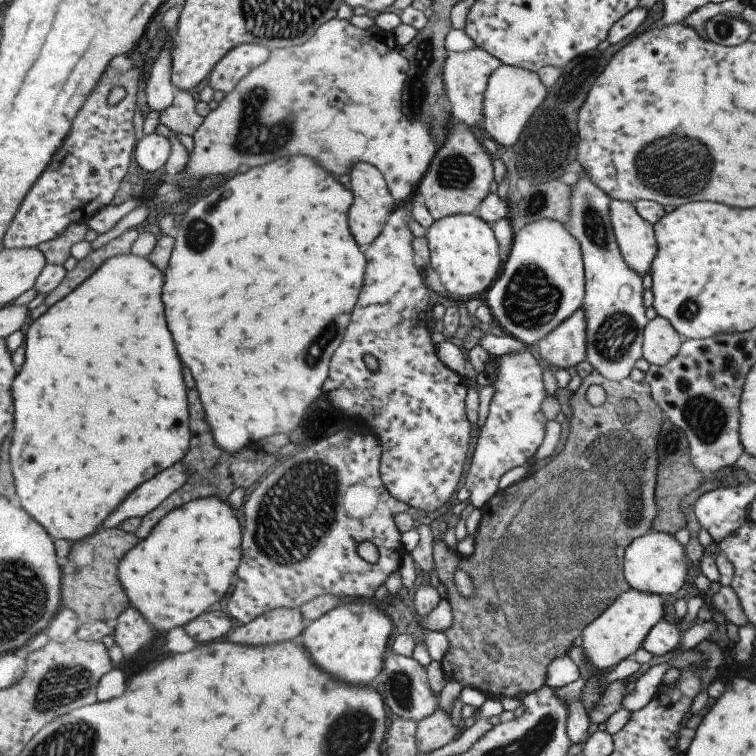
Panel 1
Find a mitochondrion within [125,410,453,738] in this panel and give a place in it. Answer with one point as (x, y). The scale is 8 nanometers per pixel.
(282, 521)

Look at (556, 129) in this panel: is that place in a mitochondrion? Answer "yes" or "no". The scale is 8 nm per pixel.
no

